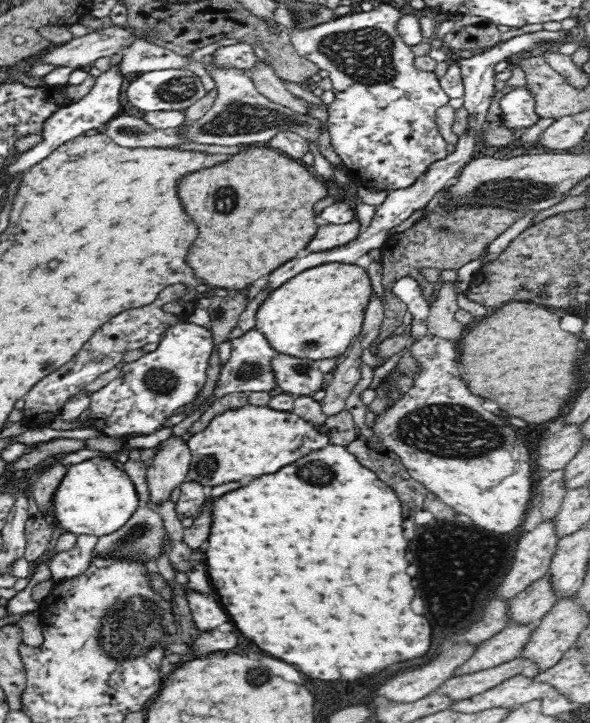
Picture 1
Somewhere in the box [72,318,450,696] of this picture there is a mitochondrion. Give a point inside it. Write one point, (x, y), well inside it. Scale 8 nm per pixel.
(132, 628)

